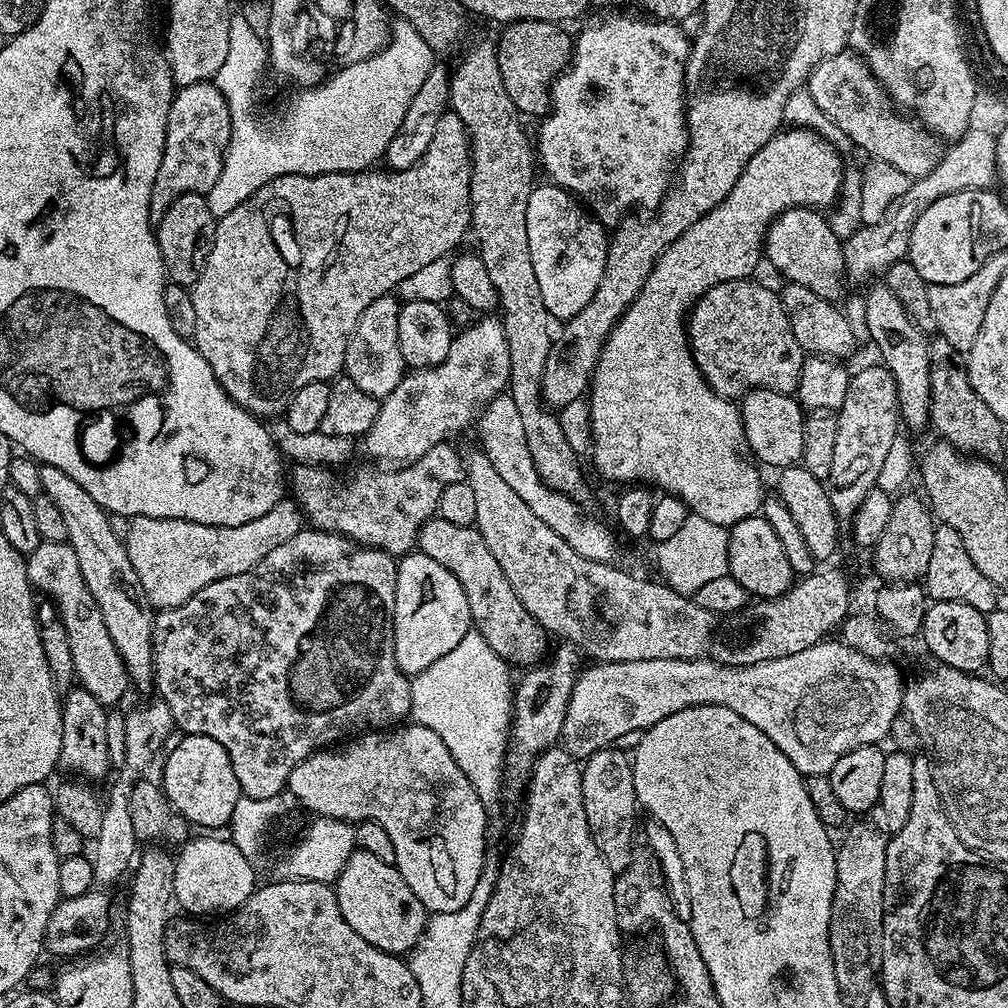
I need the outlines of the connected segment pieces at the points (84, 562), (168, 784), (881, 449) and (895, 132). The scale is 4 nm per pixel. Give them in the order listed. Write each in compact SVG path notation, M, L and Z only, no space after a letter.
M40 464L44 495L58 506L63 520L66 521L66 543L74 550L78 558L78 570L82 570L82 578L94 594L98 602L98 610L102 610L102 622L106 622L106 630L110 630L110 638L114 638L114 646L118 646L118 654L128 671L128 679L133 685L151 689L154 684L152 667L152 639L154 638L154 609L146 598L146 590L142 590L142 582L130 562L130 554L124 541L114 534L109 513L105 512L70 474L62 474L58 466Z
M205 736L179 737L181 740L172 748L172 753L164 760L164 781L162 787L164 797L172 804L172 810L188 821L189 825L198 827L200 830L220 830L220 827L231 825L234 806L242 795L238 786L238 778L234 778L234 766L230 766L230 758L226 750L214 738Z
M883 366L853 371L846 386L846 399L835 413L838 435L834 449L834 463L826 481L830 506L834 506L836 519L850 522L862 506L862 498L877 487L882 474L882 462L894 446L894 438L901 431L900 407L898 406L898 386Z
M845 50L836 56L818 62L818 66L808 76L806 87L814 98L814 102L818 104L818 108L847 134L853 145L857 144L858 147L865 148L869 152L869 157L886 161L911 178L930 174L938 166L942 157L941 141L933 136L923 124L915 119L905 118L897 111L892 101L888 99L888 93L868 69L868 63L855 52Z

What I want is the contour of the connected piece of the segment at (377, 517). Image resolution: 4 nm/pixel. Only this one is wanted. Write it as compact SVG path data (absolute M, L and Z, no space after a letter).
M445 442L430 446L426 454L407 464L368 466L372 468L362 469L349 480L332 481L328 477L329 469L319 464L298 464L290 472L290 492L302 509L303 519L311 527L319 528L321 532L336 532L358 546L377 548L399 558L416 548L416 536L420 533L420 527L437 515L436 507L442 498L442 490L446 490L446 486L455 480L464 479L464 461L458 452L456 456L450 445L451 443Z

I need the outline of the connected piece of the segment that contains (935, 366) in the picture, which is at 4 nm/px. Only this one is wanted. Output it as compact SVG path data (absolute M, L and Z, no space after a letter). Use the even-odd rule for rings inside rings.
M937 335L929 343L930 354L930 417L931 427L940 431L939 435L953 444L959 452L970 456L979 456L981 460L995 461L996 455L1004 448L1004 432L1006 426L974 394L974 386L970 386L968 366L965 353L954 350L946 338ZM936 339L936 340L935 340Z

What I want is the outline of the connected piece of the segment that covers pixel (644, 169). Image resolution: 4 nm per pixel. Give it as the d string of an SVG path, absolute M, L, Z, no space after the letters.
M612 12L609 16L604 16L601 20L596 20L581 30L580 37L578 35L575 37L572 46L572 59L568 61L567 68L552 81L552 107L549 108L548 115L539 121L539 167L541 164L548 171L547 179L551 183L571 192L577 200L586 205L587 211L605 226L619 225L620 221L625 219L633 210L654 210L657 208L673 183L674 173L677 171L684 153L688 150L684 67L688 61L689 37L684 37L684 32L680 29L683 27L679 23L645 18L640 14L632 15L636 16L627 16L624 12Z

